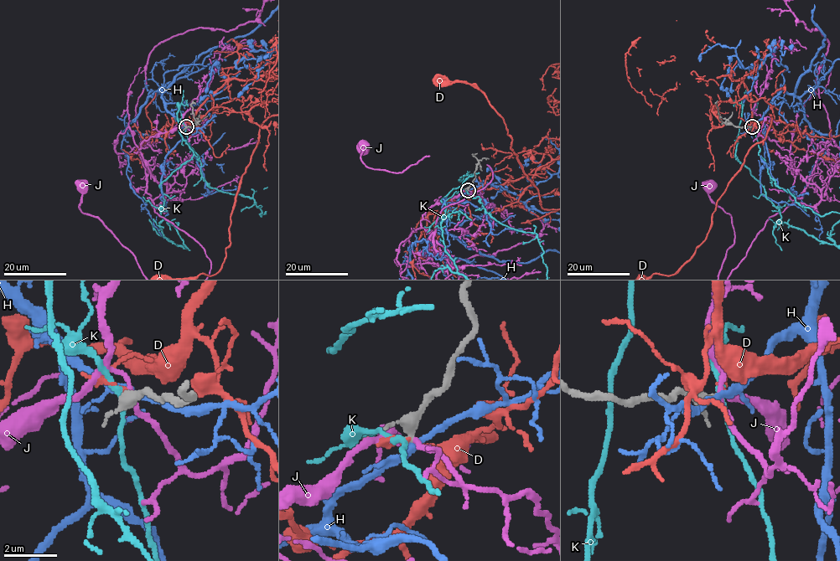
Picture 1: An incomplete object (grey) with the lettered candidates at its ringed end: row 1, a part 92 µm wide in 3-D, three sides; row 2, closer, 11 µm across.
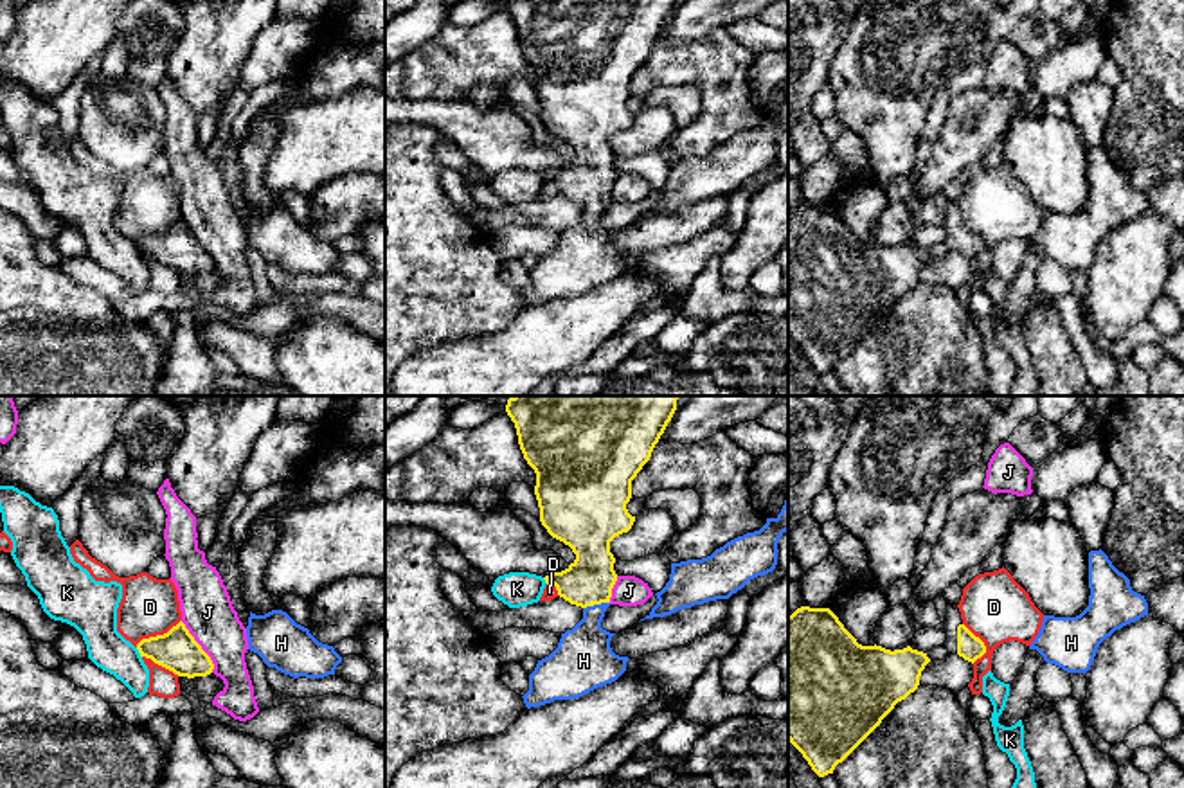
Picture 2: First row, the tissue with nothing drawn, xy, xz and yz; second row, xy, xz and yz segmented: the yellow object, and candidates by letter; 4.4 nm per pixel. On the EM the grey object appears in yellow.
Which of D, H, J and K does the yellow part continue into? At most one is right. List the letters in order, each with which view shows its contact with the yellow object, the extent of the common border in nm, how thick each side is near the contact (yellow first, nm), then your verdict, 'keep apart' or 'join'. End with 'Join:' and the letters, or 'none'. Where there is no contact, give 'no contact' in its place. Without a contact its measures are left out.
D: contact in xy; length 240 nm; calibres 190 and 260 nm; keep apart
H: contact in xz; length 120 nm; calibres 220 and 260 nm; join
J: contact in xy; length 280 nm; calibres 190 and 240 nm; keep apart
K: contact in xy; length 50 nm; calibres 190 and 190 nm; keep apart
Join: H

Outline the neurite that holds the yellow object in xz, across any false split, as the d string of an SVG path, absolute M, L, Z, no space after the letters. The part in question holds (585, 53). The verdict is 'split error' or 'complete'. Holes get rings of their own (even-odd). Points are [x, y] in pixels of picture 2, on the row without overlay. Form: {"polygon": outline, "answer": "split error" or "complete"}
{"polygon": "M507 0L524 56L536 70L534 92L547 130L572 146L576 157L561 169L545 173L558 193L583 205L583 216L561 230L558 245L538 257L522 293L527 306L554 297L579 295L615 279L628 254L612 248L615 230L601 225L617 178L610 139L635 119L626 106L632 77L650 58L655 41L677 7L677 0Z", "answer": "split error"}

